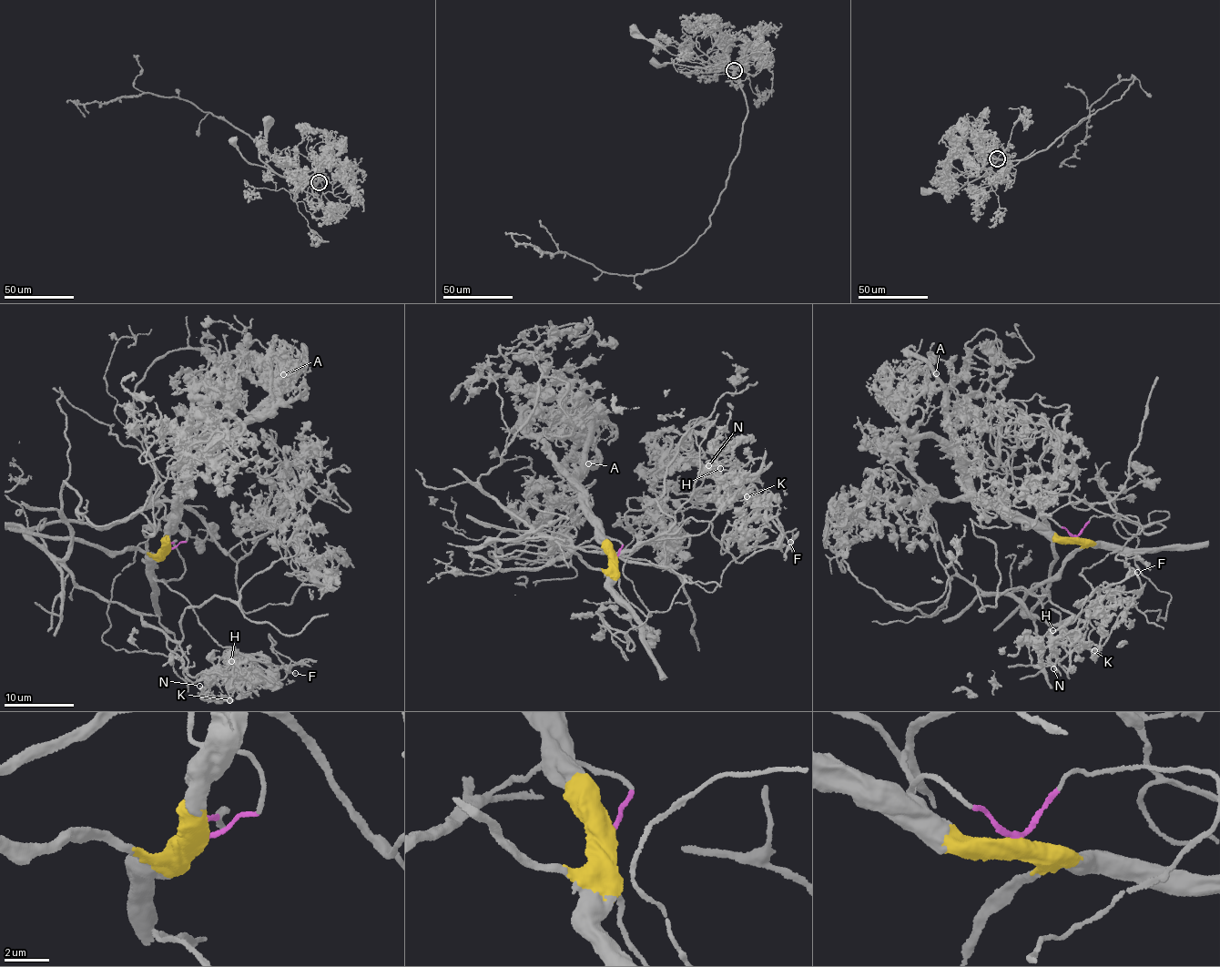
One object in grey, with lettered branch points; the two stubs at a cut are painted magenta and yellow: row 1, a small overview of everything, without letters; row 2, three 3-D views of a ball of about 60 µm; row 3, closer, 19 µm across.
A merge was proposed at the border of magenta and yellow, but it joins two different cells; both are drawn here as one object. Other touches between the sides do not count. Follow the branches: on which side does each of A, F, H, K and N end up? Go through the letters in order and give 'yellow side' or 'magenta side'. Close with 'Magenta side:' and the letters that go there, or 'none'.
A: yellow side
F: magenta side
H: magenta side
K: magenta side
N: magenta side
Magenta side: F, H, K, N

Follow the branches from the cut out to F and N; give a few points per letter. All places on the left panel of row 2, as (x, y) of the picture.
F: (167, 549), (175, 540), (184, 569), (177, 579), (153, 580), (181, 595), (211, 638), (276, 674), (296, 673)
N: (167, 549), (175, 540), (184, 569), (177, 579), (153, 580), (181, 595), (211, 637), (250, 670), (199, 686)

